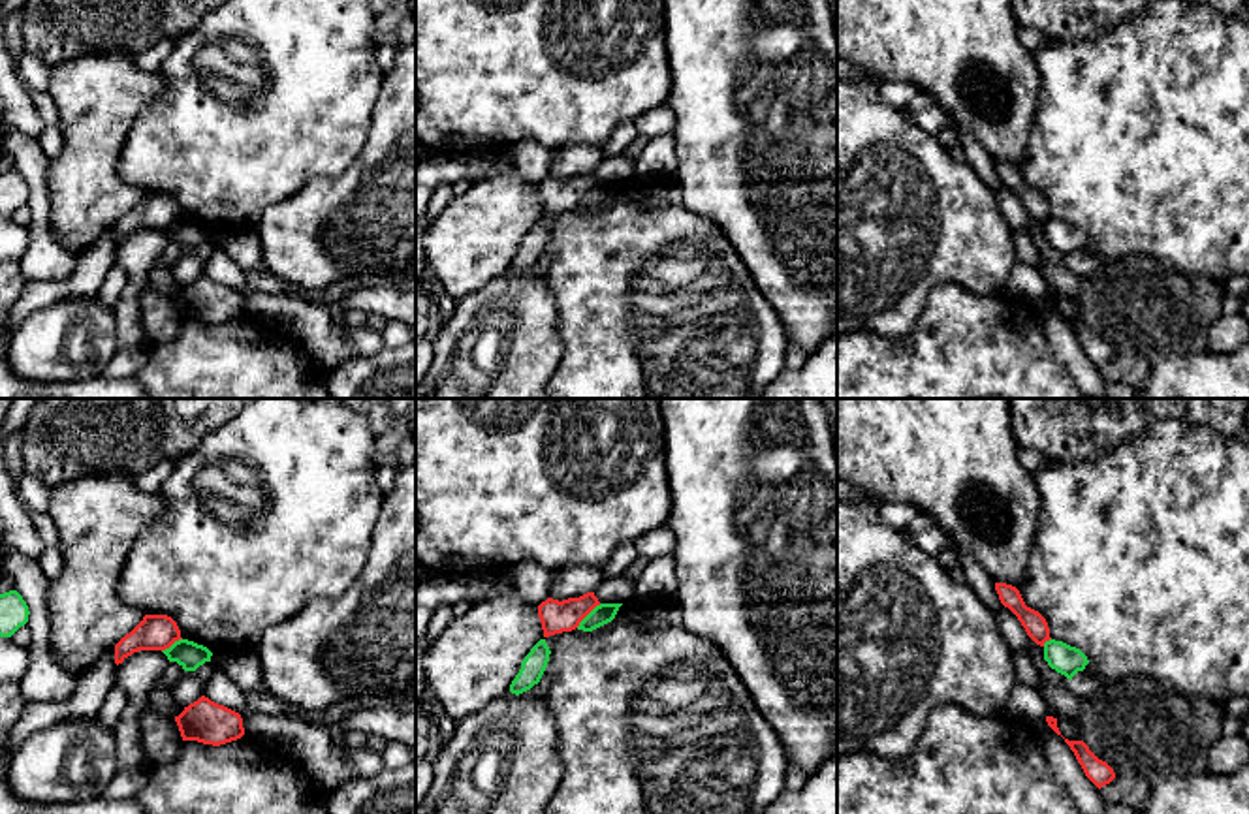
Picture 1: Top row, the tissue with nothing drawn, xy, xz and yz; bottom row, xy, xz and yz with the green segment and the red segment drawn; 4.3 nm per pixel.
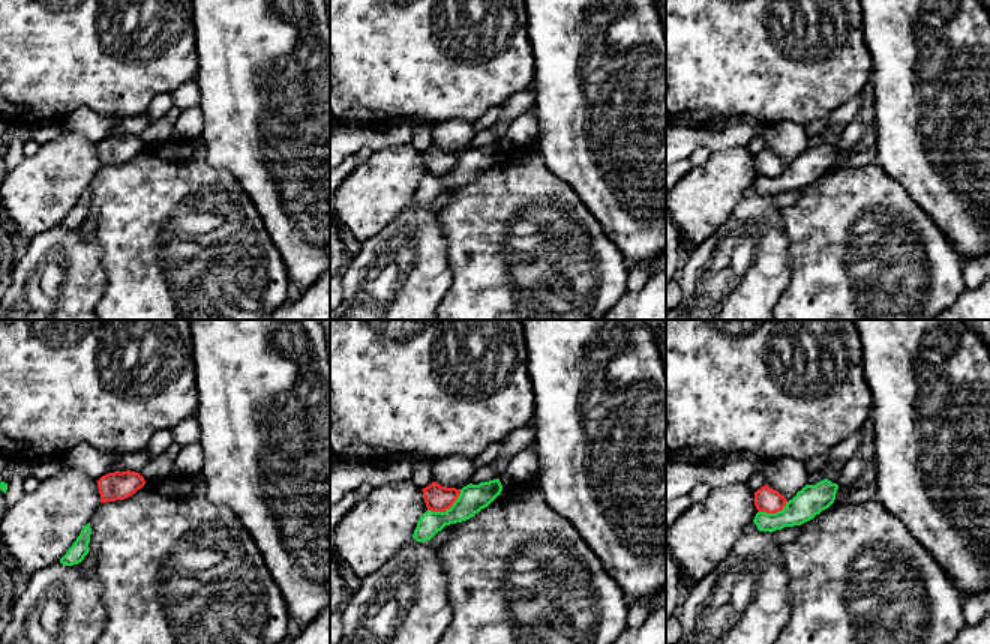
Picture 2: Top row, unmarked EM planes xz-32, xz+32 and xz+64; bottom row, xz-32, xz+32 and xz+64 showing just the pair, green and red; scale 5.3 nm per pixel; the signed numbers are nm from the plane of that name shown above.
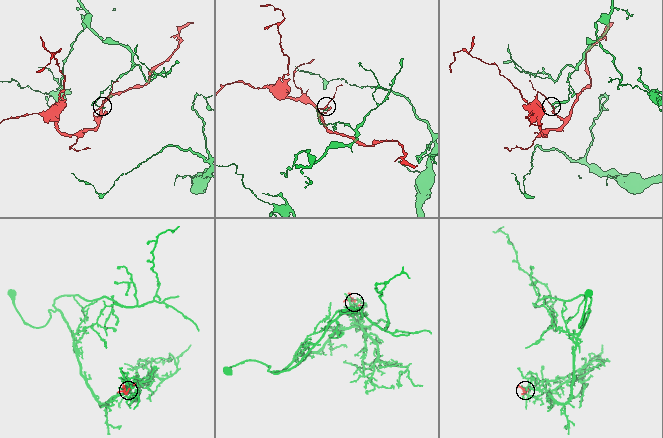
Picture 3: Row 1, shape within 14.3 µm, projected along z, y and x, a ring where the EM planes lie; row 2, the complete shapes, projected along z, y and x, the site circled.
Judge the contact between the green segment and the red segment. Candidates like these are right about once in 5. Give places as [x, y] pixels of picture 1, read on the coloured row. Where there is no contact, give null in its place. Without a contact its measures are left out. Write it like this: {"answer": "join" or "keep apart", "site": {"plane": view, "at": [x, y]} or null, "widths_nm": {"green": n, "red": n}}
{"answer": "keep apart", "site": {"plane": "xz", "at": [587, 615]}, "widths_nm": {"green": 90, "red": 140}}

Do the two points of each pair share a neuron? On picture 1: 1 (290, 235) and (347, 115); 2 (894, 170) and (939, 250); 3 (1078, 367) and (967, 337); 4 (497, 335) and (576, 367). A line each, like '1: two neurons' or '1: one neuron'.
1: two neurons
2: one neuron
3: two neurons
4: two neurons

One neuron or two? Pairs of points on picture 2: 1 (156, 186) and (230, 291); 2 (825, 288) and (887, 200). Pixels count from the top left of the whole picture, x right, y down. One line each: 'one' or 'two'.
1: one
2: one

